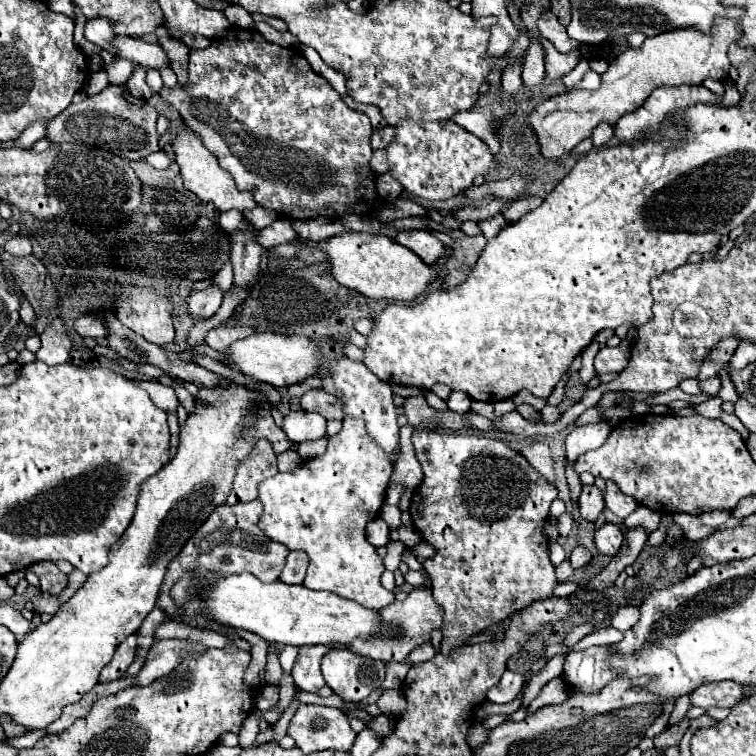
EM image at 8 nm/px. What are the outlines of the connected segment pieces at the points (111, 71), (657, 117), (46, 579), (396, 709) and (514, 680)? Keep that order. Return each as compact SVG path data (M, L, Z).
M117 59L105 67L107 75L109 75L109 83L111 85L123 85L127 81L127 77L133 73L133 69L137 67L137 63L131 63L127 59Z
M735 83L729 85L729 87L725 87L725 95L723 95L723 97L713 95L713 93L711 93L709 89L705 89L703 85L697 85L697 87L689 87L689 85L659 87L659 89L655 89L655 91L649 95L649 99L643 103L643 107L639 107L637 111L627 113L627 115L623 115L623 117L619 119L619 123L615 125L615 135L619 137L619 141L627 141L627 143L629 143L629 141L635 141L641 133L651 135L653 139L659 139L659 127L661 127L661 123L667 119L667 115L677 115L679 111L683 111L683 109L687 109L687 107L693 107L695 103L735 105L735 103L739 103L739 99L741 99L741 95L739 95Z
M35 563L29 567L39 581L41 581L41 591L49 595L59 595L67 587L67 575L57 569L55 563Z
M389 689L379 697L377 707L381 709L381 713L385 713L389 717L399 717L401 711L407 707L407 701L399 689Z
M507 669L503 673L501 681L487 691L487 699L491 703L509 703L509 701L513 701L517 697L521 687L523 687L523 677L519 673L515 673L515 671Z

